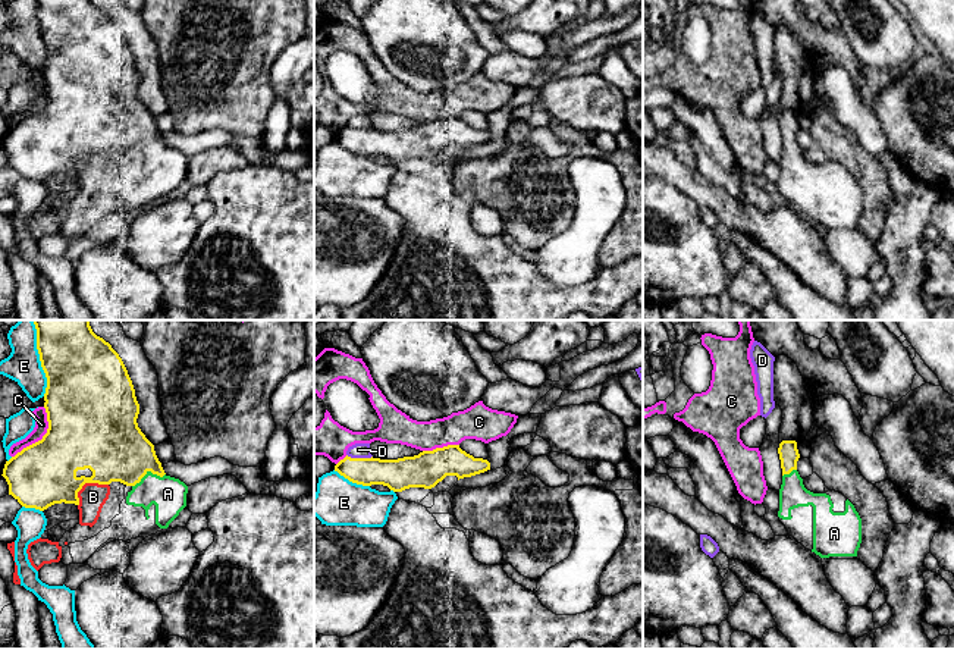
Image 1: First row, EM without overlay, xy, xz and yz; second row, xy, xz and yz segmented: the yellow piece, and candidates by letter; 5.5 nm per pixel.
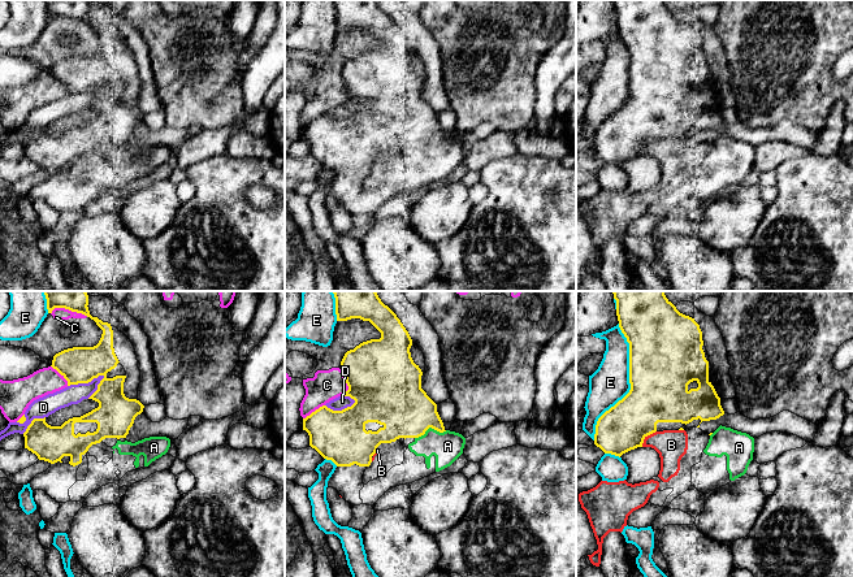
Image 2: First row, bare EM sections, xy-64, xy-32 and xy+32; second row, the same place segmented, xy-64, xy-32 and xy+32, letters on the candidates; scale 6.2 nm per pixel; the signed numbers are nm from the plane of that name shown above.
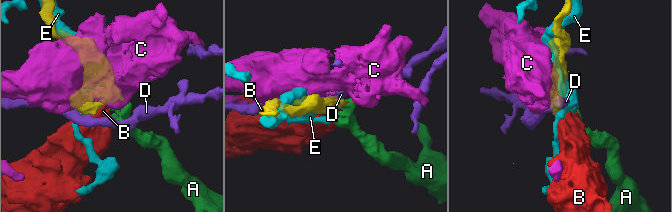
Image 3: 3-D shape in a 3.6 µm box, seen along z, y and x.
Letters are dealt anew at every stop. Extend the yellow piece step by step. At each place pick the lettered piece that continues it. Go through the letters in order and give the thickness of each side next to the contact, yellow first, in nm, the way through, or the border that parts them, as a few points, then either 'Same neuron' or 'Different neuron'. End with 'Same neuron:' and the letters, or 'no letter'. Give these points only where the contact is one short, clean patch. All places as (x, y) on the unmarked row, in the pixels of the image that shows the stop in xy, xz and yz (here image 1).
A: Thickness 360 nm (yellow) against 190 nm. Path across: xy (112, 116), (148, 141), (168, 165). Same neuron
B: Thickness 360 nm (yellow) against 150 nm. Boundary: xy (107, 154), (85, 154), (78, 163), (78, 176). Different neuron
C: Thickness 440 nm (yellow) against 80 nm. Different neuron
D: Thickness 180 nm (yellow) against 80 nm. Different neuron
E: Thickness 420 nm (yellow) against 190 nm. Different neuron
Same neuron: A

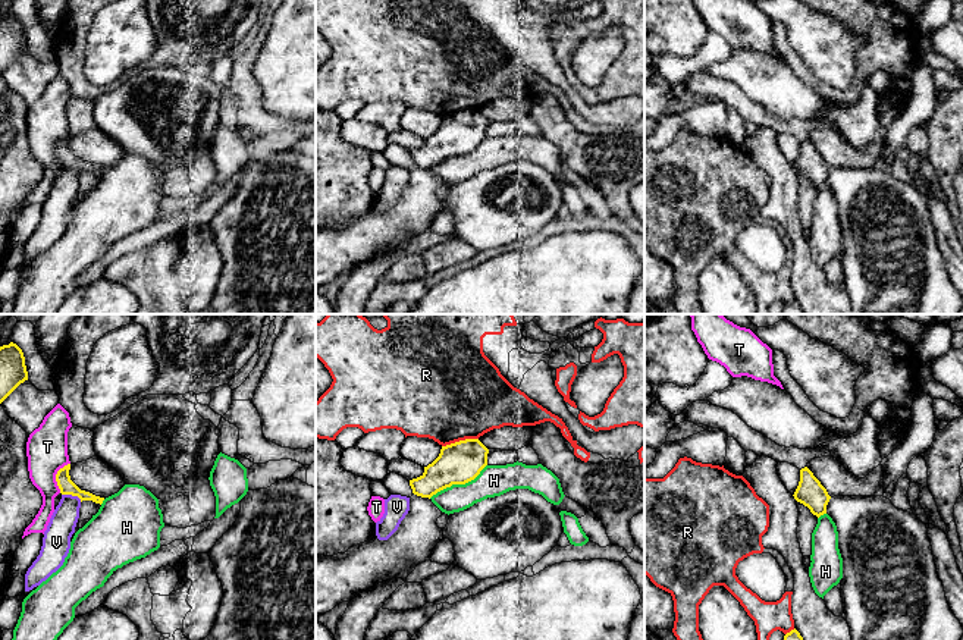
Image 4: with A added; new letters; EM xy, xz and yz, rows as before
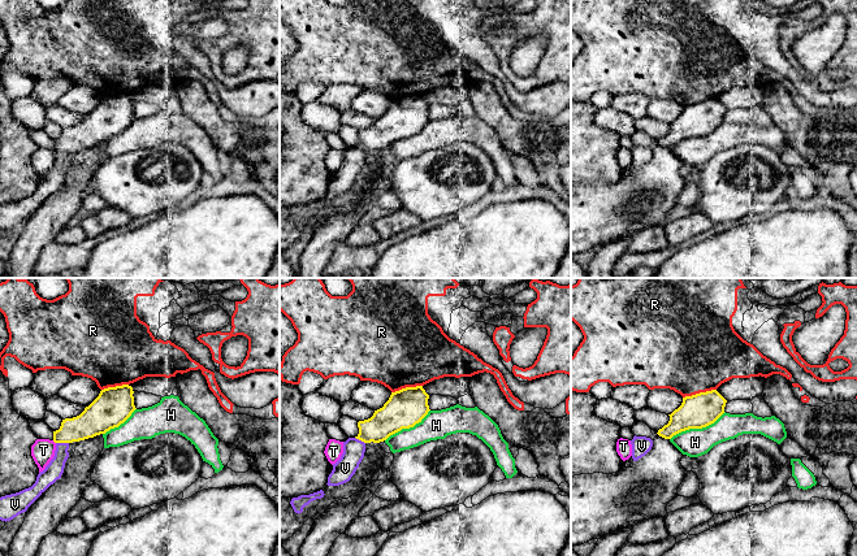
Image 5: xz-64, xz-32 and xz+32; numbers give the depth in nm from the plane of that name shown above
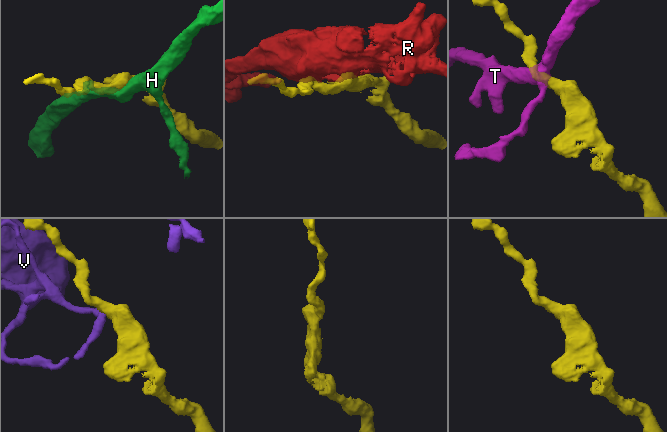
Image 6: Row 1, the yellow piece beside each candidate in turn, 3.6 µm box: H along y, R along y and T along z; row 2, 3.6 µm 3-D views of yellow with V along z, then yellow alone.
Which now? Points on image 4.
H: Thickness 220 nm (yellow) against 180 nm. Different neuron
R: Thickness 220 nm (yellow) against 500 nm. Different neuron
T: Thickness 90 nm (yellow) against 220 nm. Boundary: xy (69, 134), (56, 146), (59, 163). Different neuron
V: Thickness 90 nm (yellow) against 150 nm. Different neuron
Same neuron: no letter

